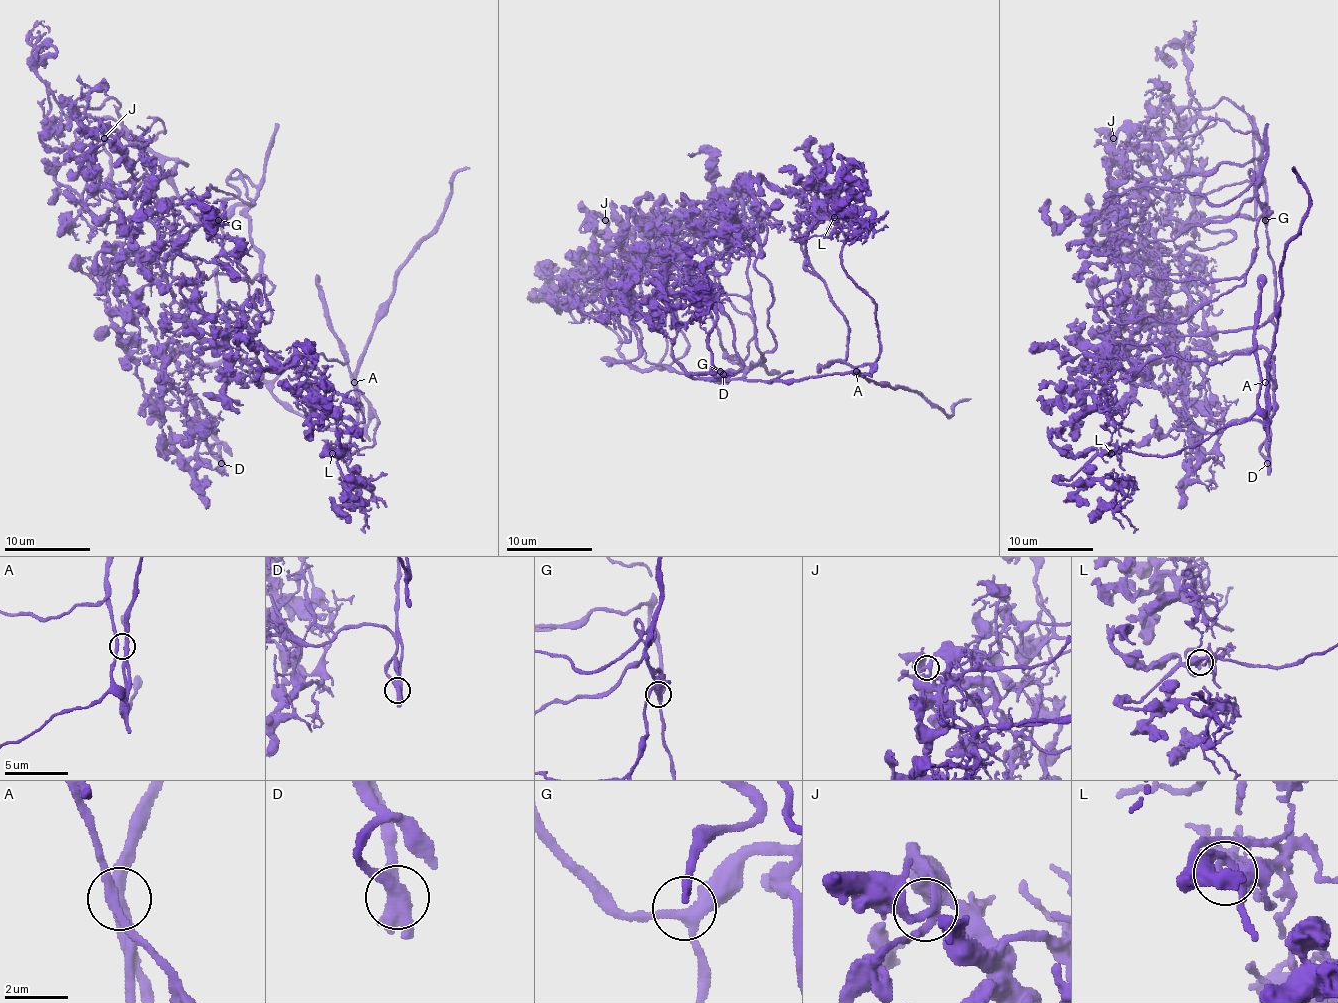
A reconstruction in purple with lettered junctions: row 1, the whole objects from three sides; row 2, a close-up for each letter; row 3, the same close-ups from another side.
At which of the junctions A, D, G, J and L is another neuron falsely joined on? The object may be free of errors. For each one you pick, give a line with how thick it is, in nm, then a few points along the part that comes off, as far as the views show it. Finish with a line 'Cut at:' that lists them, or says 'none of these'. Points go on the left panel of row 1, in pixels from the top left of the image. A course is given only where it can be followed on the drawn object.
Cut at: none of these

